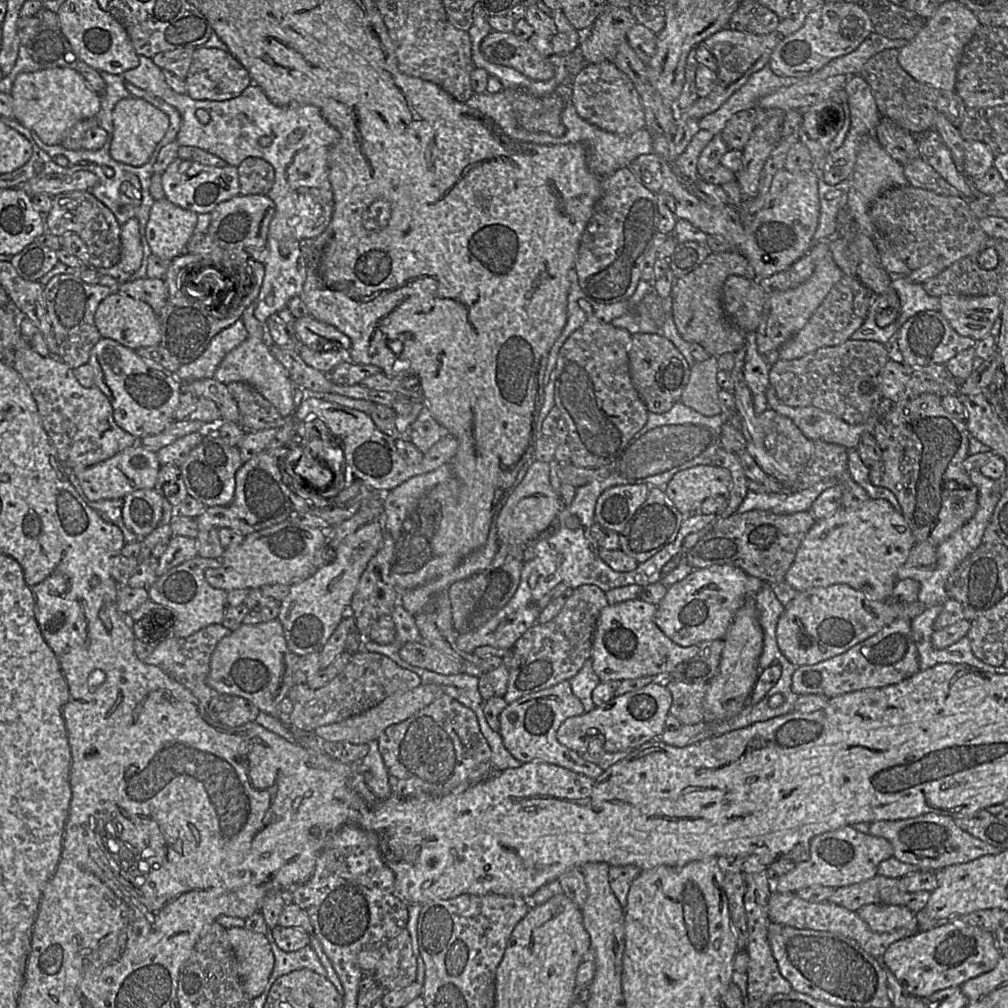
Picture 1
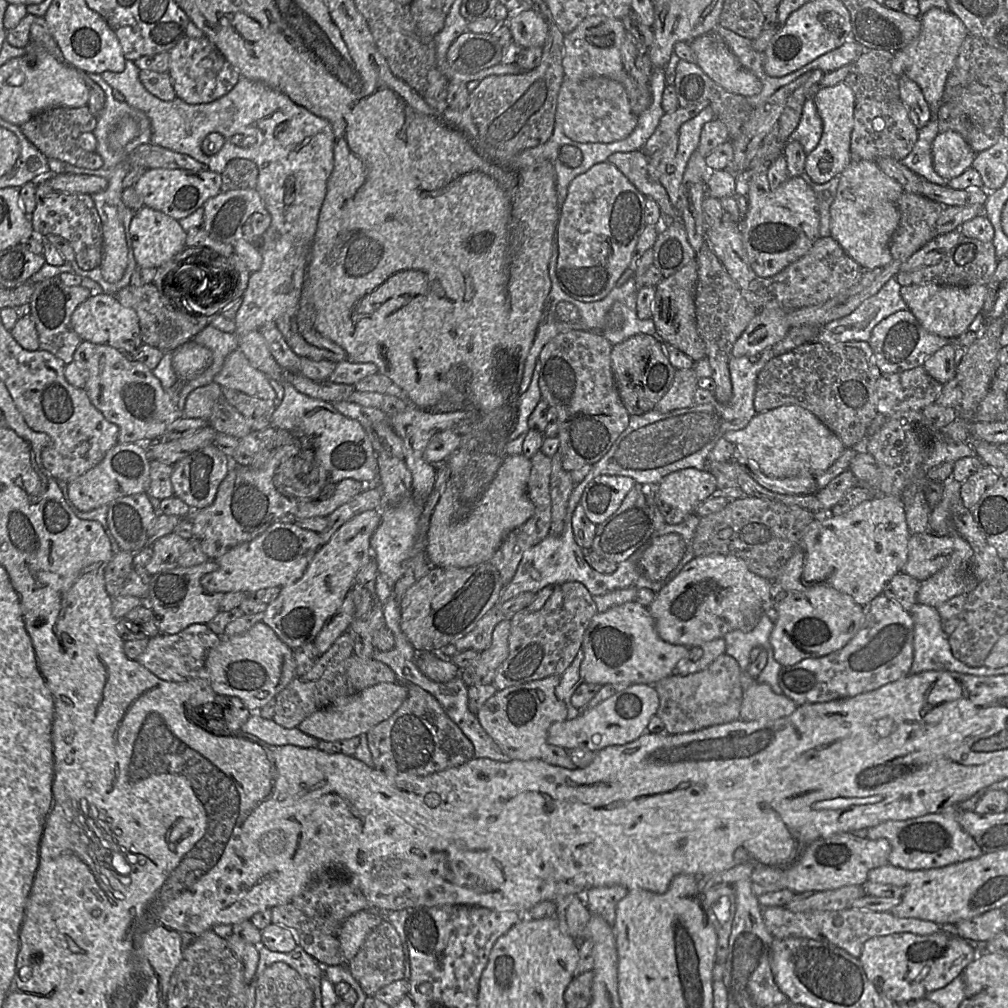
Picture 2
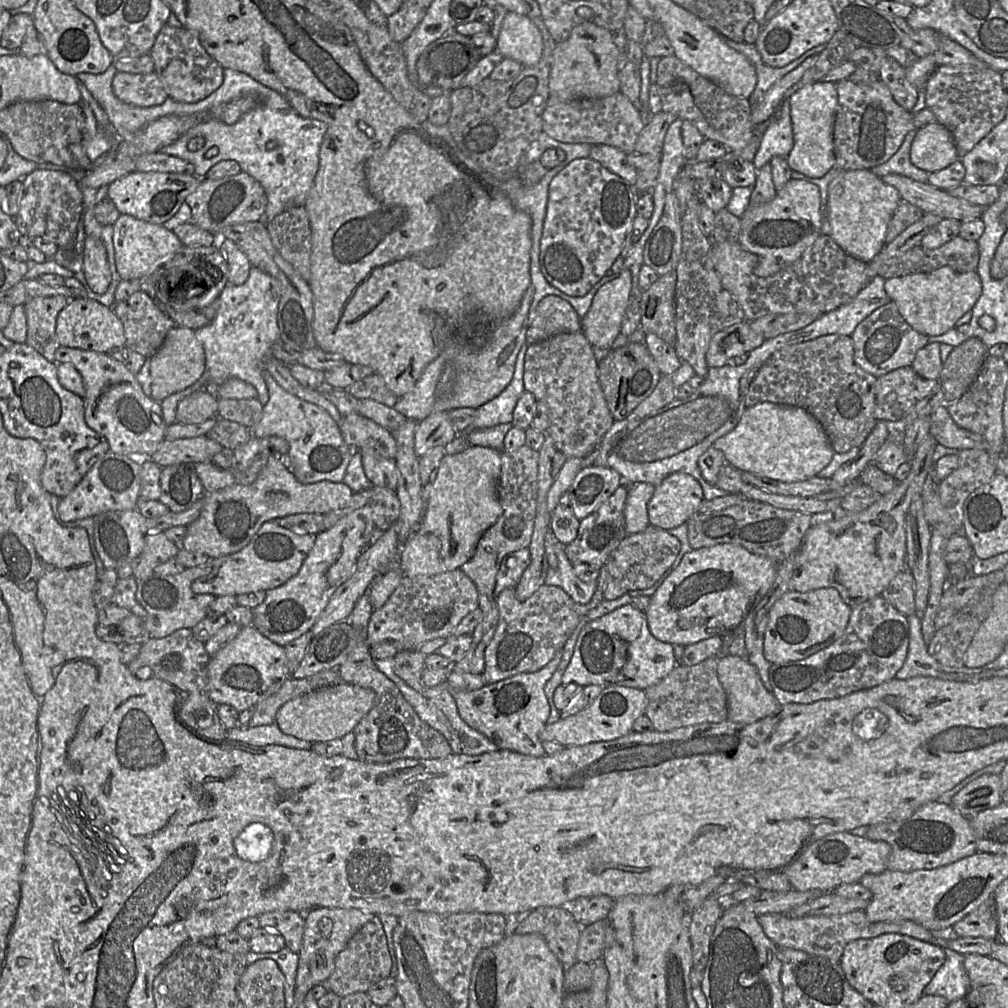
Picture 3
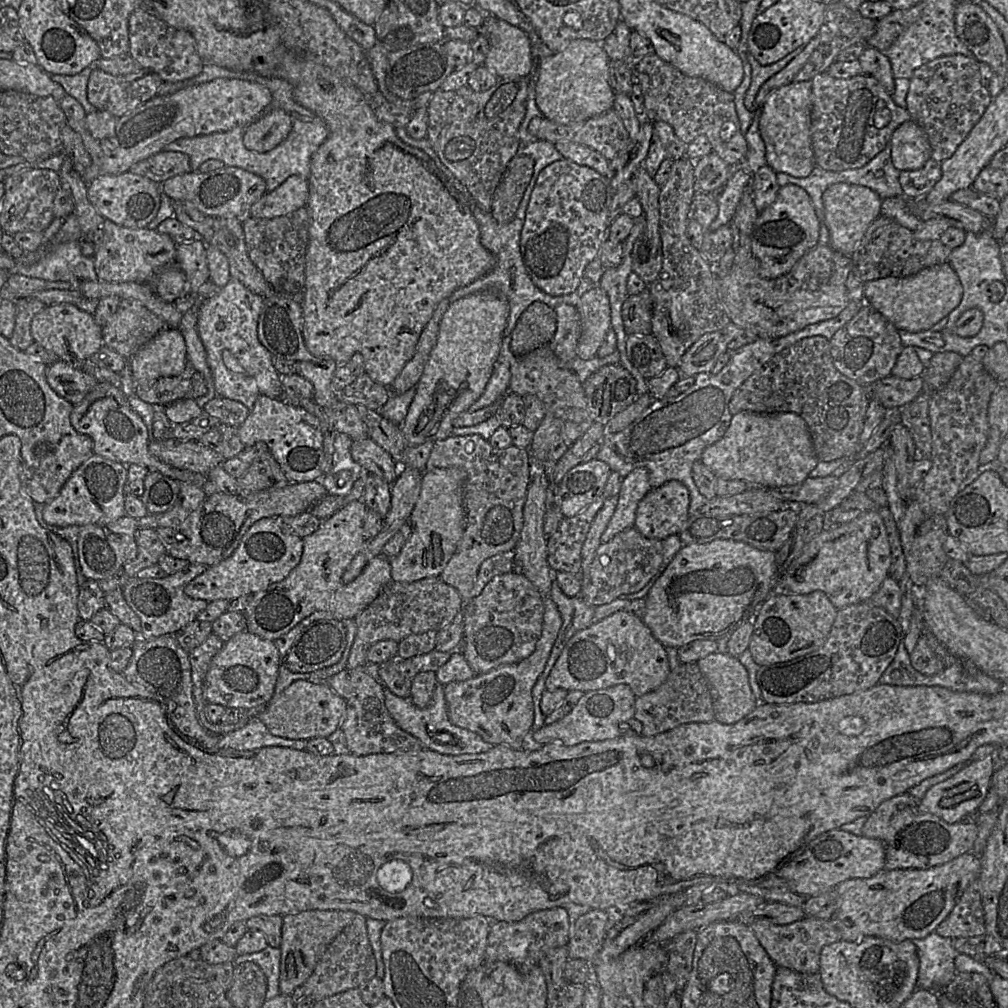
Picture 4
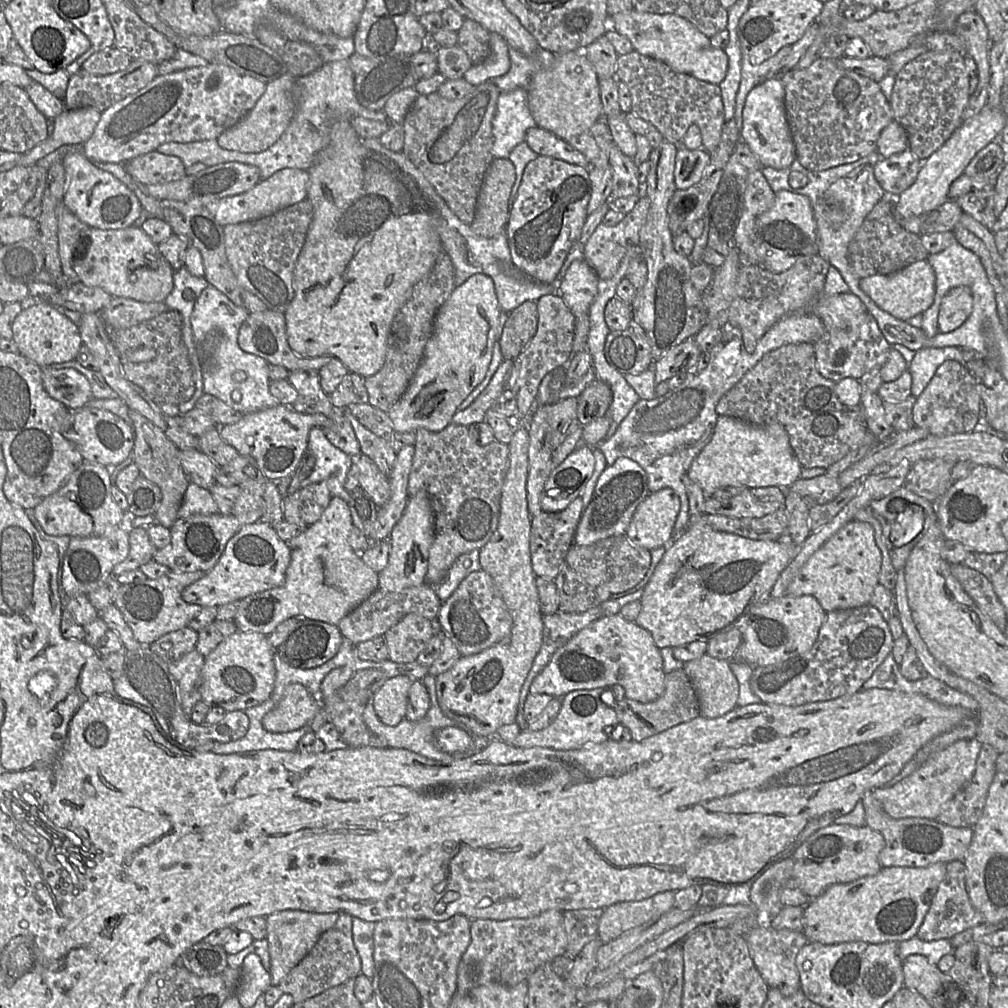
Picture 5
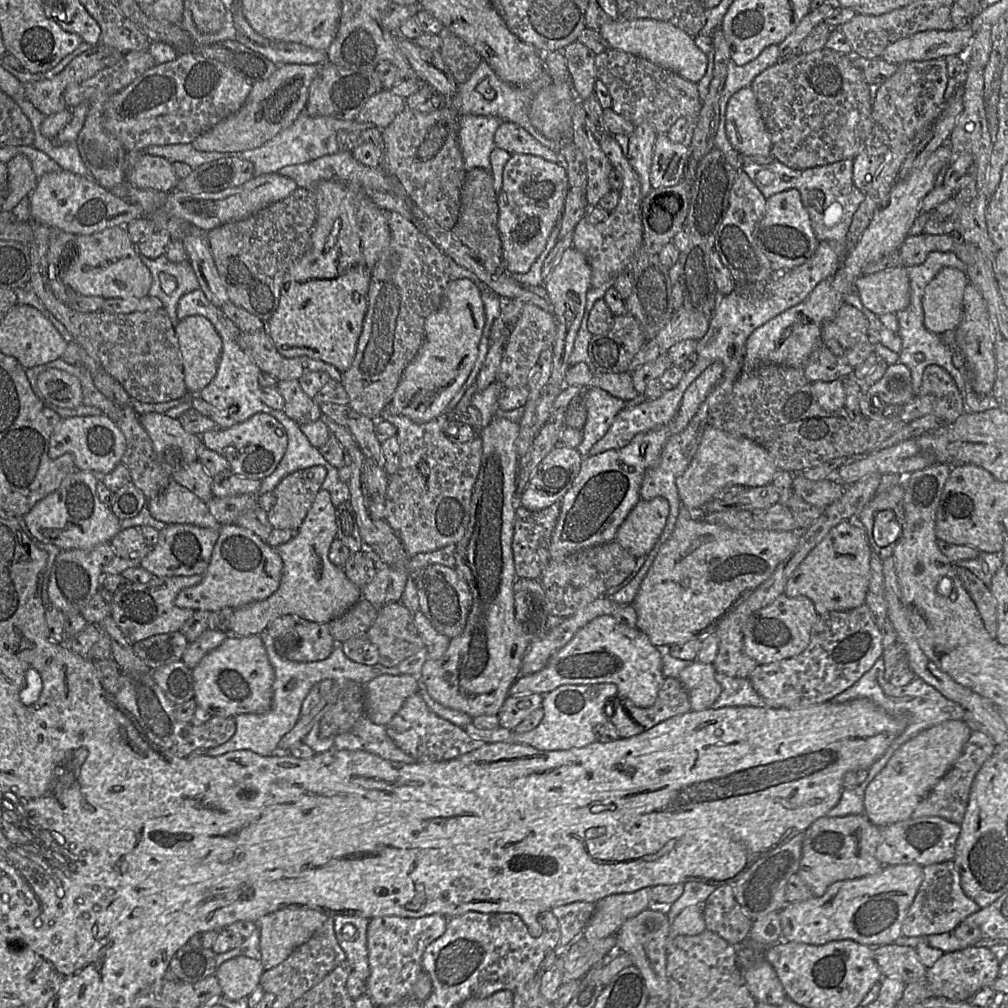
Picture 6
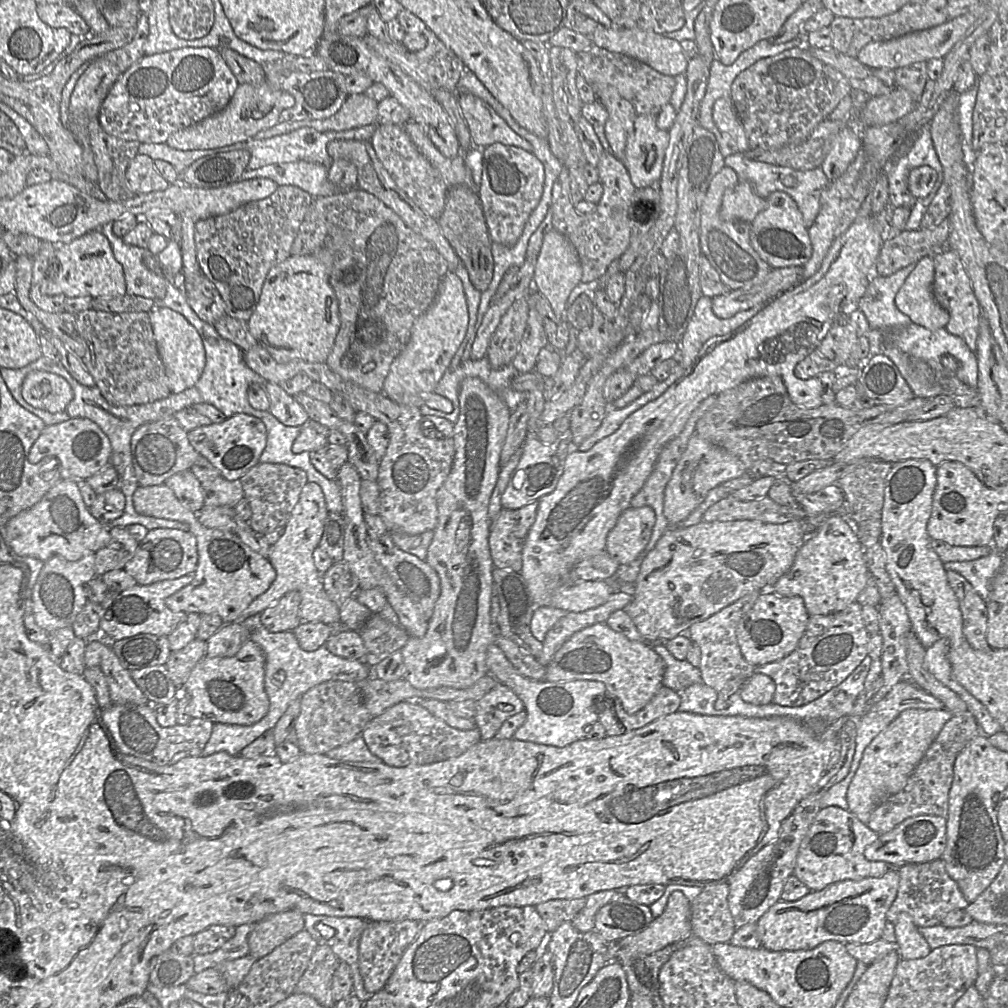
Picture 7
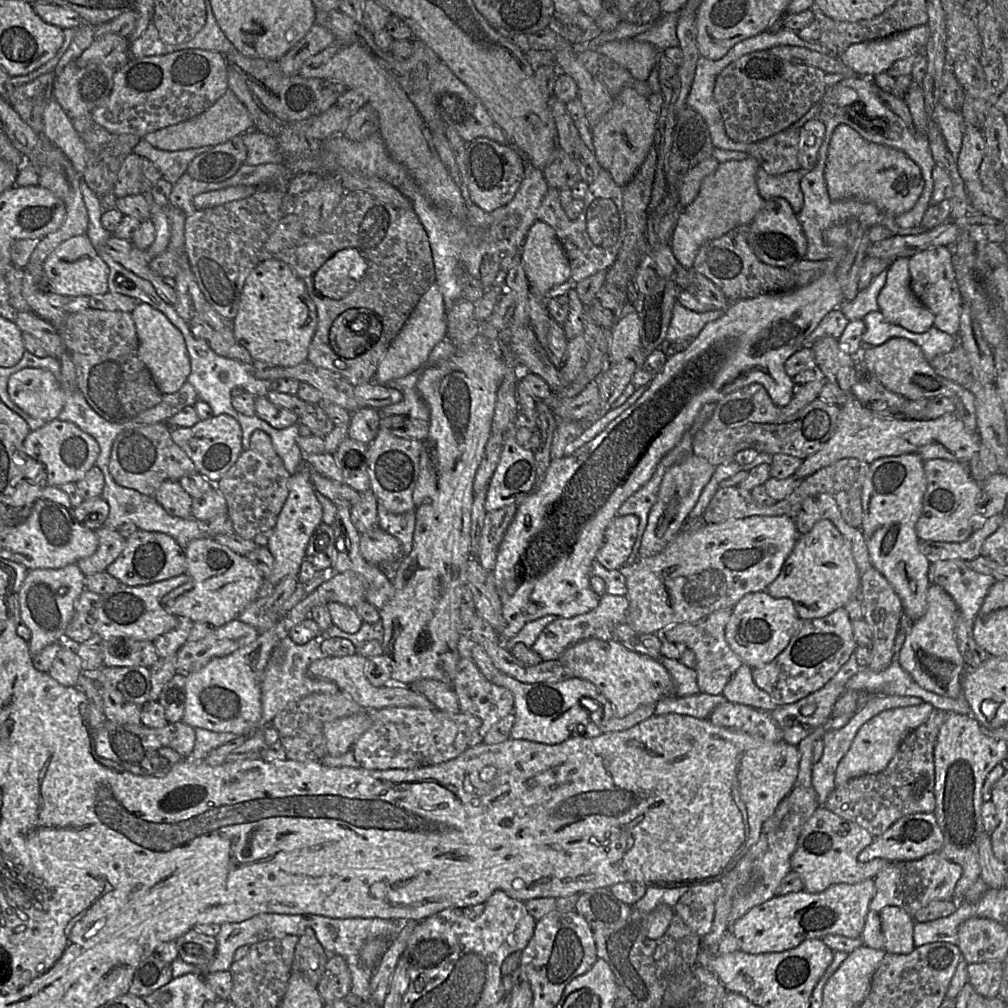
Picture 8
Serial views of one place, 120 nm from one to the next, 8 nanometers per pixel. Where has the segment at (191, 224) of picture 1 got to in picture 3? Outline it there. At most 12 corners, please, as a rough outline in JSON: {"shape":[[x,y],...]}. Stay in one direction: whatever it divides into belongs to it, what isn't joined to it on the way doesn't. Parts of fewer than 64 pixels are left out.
{"shape":[[121,214],[113,224],[122,280],[155,273],[183,246],[173,230]]}

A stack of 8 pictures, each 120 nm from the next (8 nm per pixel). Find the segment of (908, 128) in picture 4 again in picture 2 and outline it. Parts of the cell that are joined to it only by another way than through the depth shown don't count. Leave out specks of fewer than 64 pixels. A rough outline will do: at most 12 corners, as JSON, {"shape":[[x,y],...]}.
{"shape":[[955,131],[932,142],[934,170],[948,180],[972,168],[976,152]]}

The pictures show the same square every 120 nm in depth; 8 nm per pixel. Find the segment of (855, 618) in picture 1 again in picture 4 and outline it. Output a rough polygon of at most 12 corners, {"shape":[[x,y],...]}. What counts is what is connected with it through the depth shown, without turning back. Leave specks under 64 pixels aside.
{"shape":[[822,591],[772,593],[748,650],[760,666],[820,648],[838,609]]}

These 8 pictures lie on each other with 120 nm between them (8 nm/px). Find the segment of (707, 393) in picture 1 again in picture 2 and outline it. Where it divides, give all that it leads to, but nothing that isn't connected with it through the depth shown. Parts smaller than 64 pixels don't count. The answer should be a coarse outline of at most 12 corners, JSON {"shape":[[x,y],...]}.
{"shape":[[676,370],[671,387],[654,410],[666,413],[694,403],[698,377]]}

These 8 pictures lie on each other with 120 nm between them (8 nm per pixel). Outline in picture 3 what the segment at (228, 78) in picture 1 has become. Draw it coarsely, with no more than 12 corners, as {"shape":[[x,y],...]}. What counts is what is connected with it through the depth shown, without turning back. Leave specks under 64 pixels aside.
{"shape":[[162,27],[149,51],[168,96],[205,99],[222,67],[196,31]]}

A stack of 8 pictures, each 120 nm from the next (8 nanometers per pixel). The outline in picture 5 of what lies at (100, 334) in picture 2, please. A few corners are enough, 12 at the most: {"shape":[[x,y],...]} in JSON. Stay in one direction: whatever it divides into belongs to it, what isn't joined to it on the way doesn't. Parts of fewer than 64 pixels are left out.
{"shape":[[46,302],[14,319],[18,353],[41,368],[74,360],[78,322]]}

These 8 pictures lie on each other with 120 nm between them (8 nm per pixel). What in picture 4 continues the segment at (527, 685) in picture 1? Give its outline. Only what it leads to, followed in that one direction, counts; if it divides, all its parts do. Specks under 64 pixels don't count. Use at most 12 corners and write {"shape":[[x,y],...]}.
{"shape":[[513,571],[465,602],[461,653],[479,675],[533,653],[544,597]]}

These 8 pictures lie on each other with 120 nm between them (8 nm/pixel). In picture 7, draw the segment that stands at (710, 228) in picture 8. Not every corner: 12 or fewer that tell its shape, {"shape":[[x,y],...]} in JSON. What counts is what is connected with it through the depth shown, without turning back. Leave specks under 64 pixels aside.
{"shape":[[741,179],[724,193],[720,216],[751,223],[766,200]]}

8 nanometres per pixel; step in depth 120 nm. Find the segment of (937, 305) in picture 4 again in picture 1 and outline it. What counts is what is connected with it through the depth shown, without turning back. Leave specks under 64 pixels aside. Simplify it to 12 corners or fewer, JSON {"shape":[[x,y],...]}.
{"shape":[[943,295],[940,313],[962,337],[988,337],[996,295]]}

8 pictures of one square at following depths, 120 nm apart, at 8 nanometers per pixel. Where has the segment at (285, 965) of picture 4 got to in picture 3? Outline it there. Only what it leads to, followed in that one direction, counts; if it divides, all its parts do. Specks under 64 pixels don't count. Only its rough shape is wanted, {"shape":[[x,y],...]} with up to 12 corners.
{"shape":[[305,911],[294,1004],[333,972],[351,937],[376,915]]}

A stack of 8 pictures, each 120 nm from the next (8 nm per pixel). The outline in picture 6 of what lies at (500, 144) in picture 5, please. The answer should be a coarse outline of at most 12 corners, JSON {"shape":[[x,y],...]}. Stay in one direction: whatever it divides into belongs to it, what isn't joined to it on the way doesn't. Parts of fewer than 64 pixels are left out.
{"shape":[[461,115],[466,171],[490,169],[496,116]]}

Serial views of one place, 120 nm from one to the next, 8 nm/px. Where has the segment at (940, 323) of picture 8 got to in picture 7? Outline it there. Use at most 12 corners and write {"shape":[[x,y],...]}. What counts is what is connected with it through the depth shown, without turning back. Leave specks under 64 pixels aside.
{"shape":[[958,254],[931,255],[945,327],[975,352],[981,308]]}

